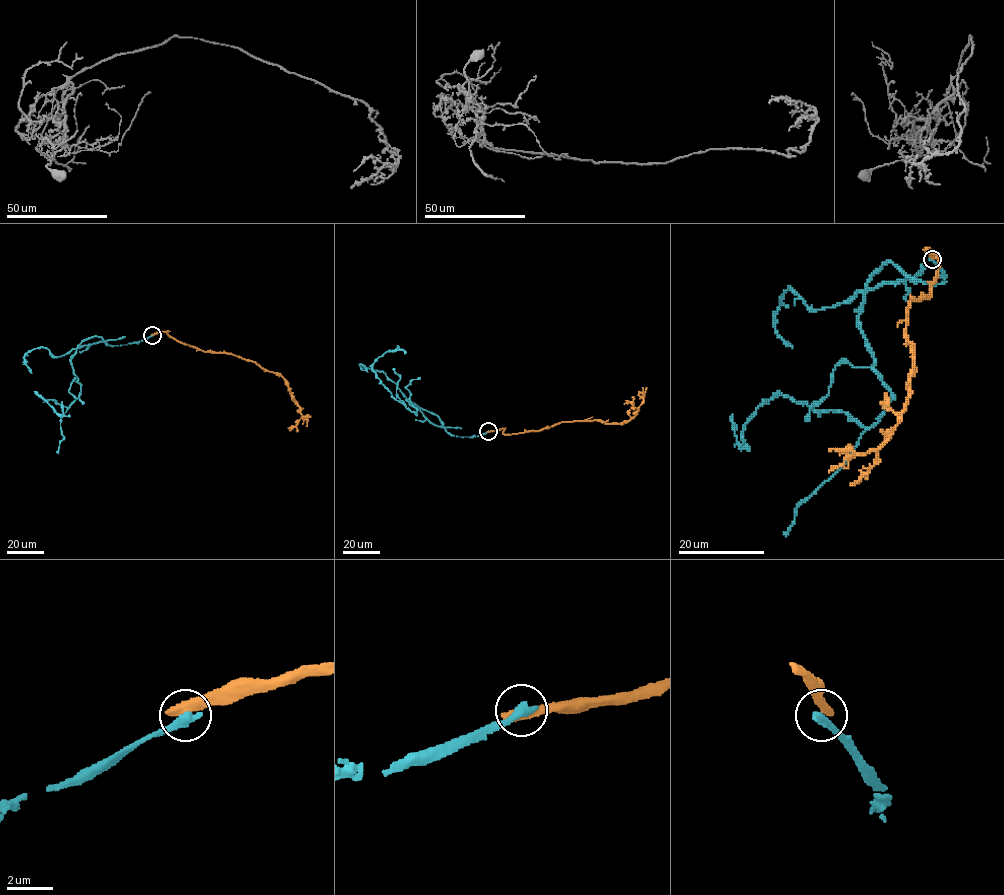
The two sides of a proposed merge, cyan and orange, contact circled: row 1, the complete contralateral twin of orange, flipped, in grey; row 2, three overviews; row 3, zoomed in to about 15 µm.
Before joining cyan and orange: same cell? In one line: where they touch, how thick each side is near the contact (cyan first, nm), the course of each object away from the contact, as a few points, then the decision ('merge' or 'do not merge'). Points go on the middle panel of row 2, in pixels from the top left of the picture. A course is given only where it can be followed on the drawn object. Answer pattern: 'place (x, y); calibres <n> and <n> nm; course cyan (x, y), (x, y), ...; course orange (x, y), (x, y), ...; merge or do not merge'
place (488, 431); calibres 440 and 550 nm; course cyan (488, 431), (472, 437), (452, 435), (436, 415), (407, 400), (416, 414), (396, 400), (372, 365), (398, 346); course orange (488, 431), (503, 429), (505, 434), (515, 434), (573, 421), (626, 422), (635, 415), (643, 401), (642, 387); do not merge

